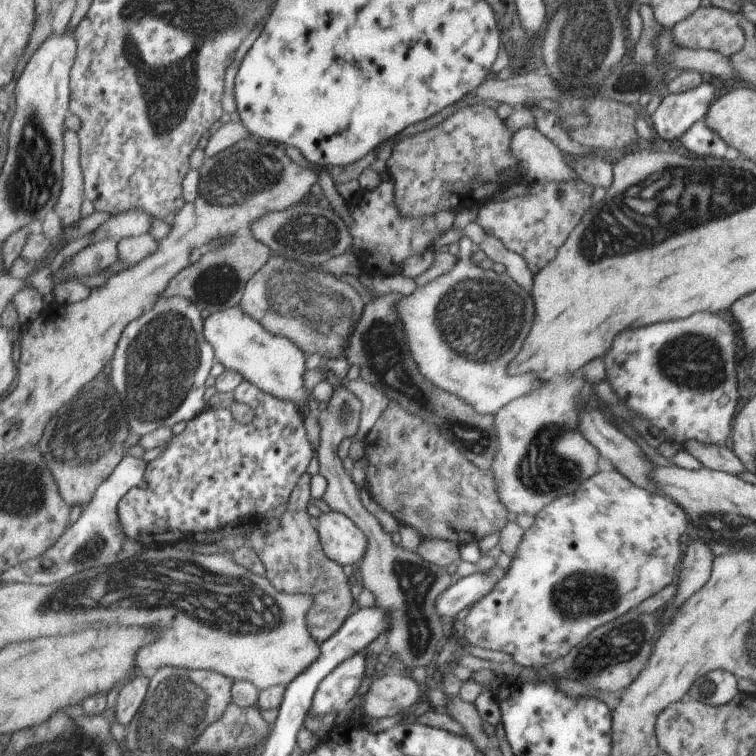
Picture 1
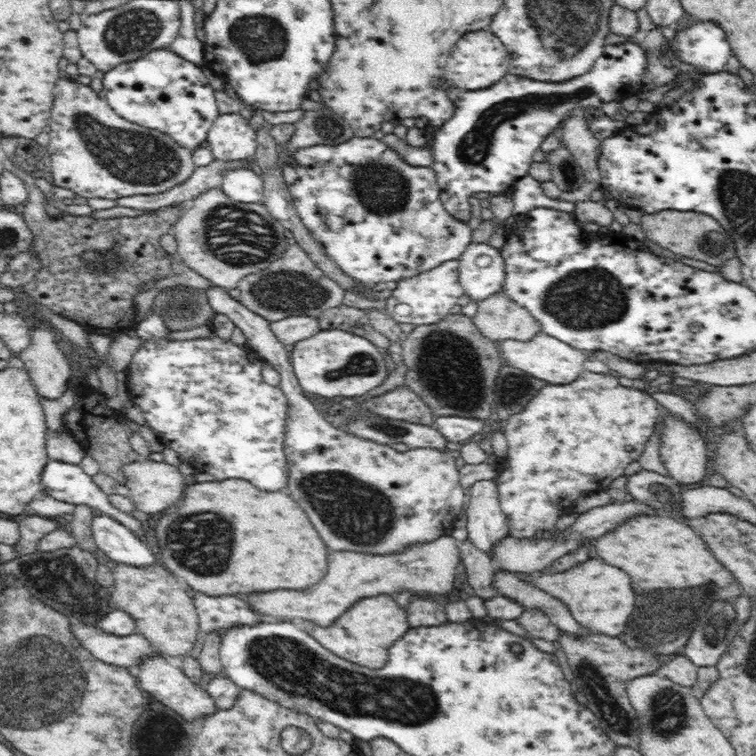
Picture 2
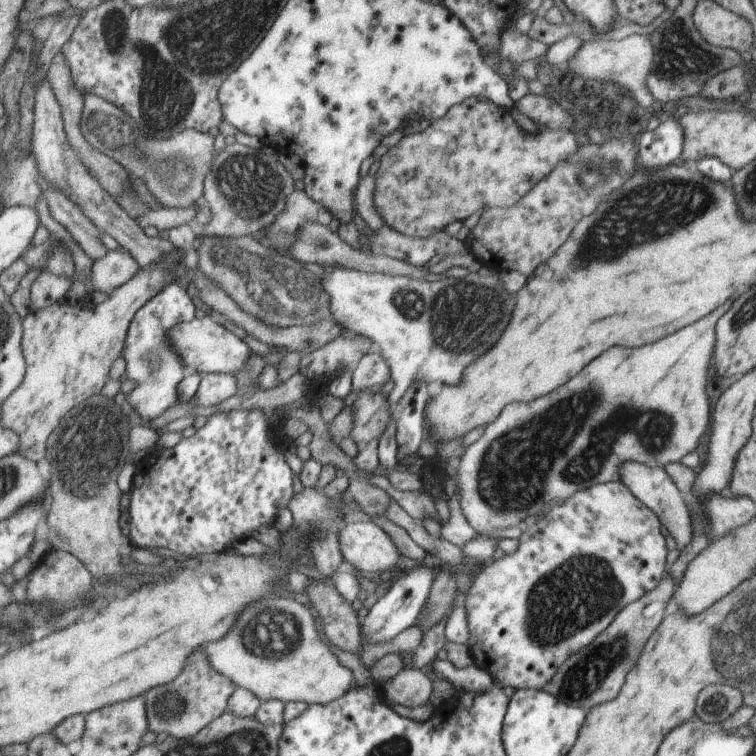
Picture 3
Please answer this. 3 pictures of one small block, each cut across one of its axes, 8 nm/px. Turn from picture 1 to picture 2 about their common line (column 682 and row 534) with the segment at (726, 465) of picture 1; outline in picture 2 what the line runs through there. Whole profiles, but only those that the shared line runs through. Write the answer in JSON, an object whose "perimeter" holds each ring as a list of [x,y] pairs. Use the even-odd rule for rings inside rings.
{"perimeter":[[[449,532],[424,544],[409,544],[400,554],[374,556],[358,552],[332,552],[330,572],[326,572],[326,576],[308,590],[266,592],[266,596],[254,596],[254,600],[246,603],[252,611],[278,620],[302,618],[318,626],[330,626],[356,600],[368,596],[394,596],[400,590],[406,590],[412,592],[414,598],[439,598],[443,601],[455,598],[461,594],[462,575],[462,555],[458,541]]]}

